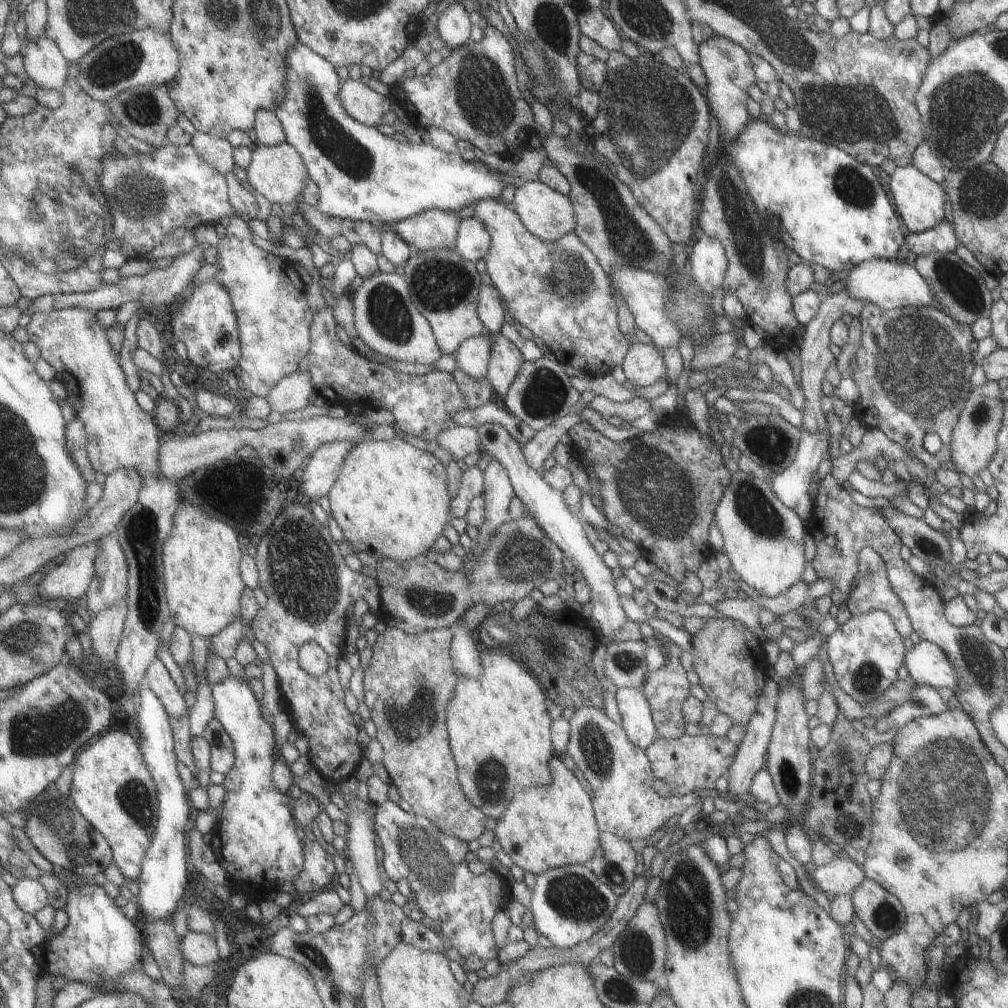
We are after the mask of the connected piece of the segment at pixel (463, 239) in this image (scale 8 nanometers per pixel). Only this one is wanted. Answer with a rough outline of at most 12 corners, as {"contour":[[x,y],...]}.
{"contour":[[478,217],[462,221],[456,250],[475,263],[491,247]]}

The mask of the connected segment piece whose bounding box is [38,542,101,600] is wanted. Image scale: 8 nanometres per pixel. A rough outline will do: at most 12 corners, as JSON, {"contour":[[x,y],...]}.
{"contour":[[98,542],[71,550],[38,593],[80,598],[97,575]]}

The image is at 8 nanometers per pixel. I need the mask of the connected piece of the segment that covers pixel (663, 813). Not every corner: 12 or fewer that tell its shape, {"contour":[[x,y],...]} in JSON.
{"contour":[[599,708],[569,720],[565,755],[600,832],[650,838],[708,793],[669,799],[645,750]]}

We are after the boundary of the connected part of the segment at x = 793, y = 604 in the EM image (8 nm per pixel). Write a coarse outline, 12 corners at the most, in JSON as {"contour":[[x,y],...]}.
{"contour":[[803,579],[775,597],[759,596],[758,605],[780,616],[809,599],[812,584]]}

